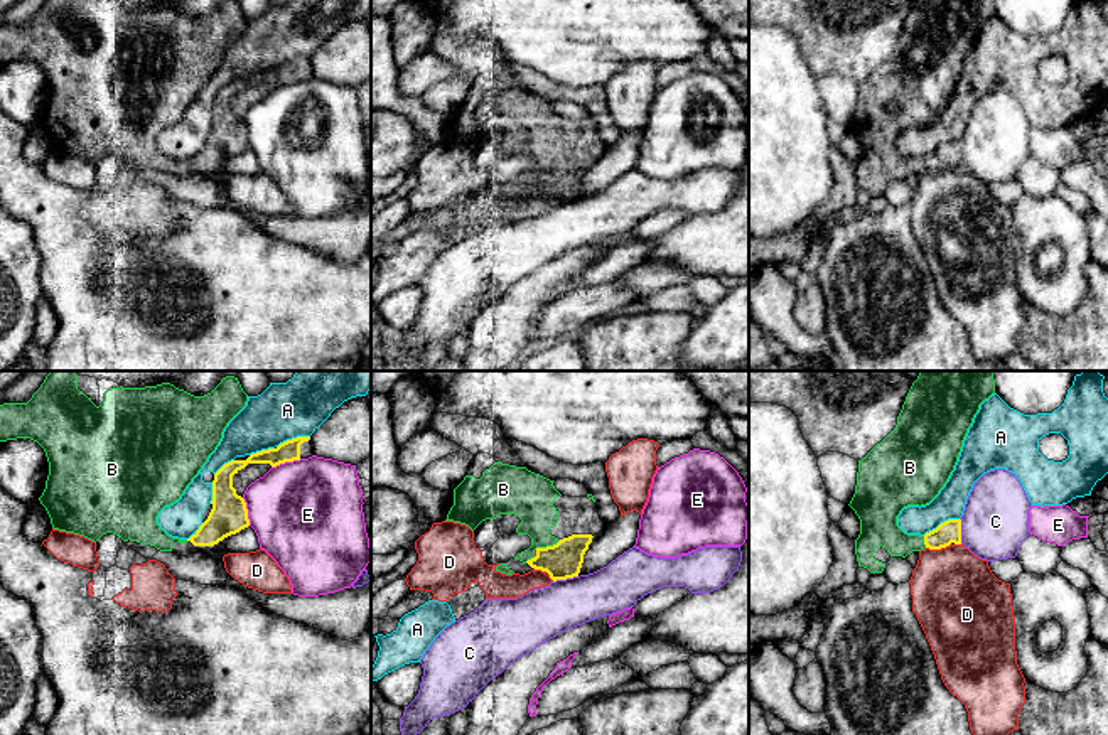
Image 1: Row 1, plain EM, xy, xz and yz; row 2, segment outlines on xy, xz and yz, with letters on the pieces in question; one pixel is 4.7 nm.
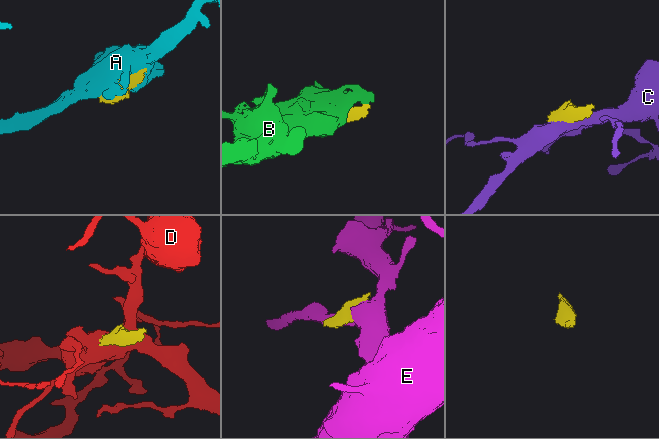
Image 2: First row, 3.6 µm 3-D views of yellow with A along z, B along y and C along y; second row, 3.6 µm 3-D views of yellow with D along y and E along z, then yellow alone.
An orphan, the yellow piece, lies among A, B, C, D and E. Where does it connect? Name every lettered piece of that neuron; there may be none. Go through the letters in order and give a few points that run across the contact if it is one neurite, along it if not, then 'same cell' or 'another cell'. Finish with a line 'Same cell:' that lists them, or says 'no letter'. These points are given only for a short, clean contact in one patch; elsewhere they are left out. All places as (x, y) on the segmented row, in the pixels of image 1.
A: another cell
B: same cell
C: another cell
D: yz (950, 543), (940, 548), (926, 548) | another cell
E: another cell
Same cell: B

